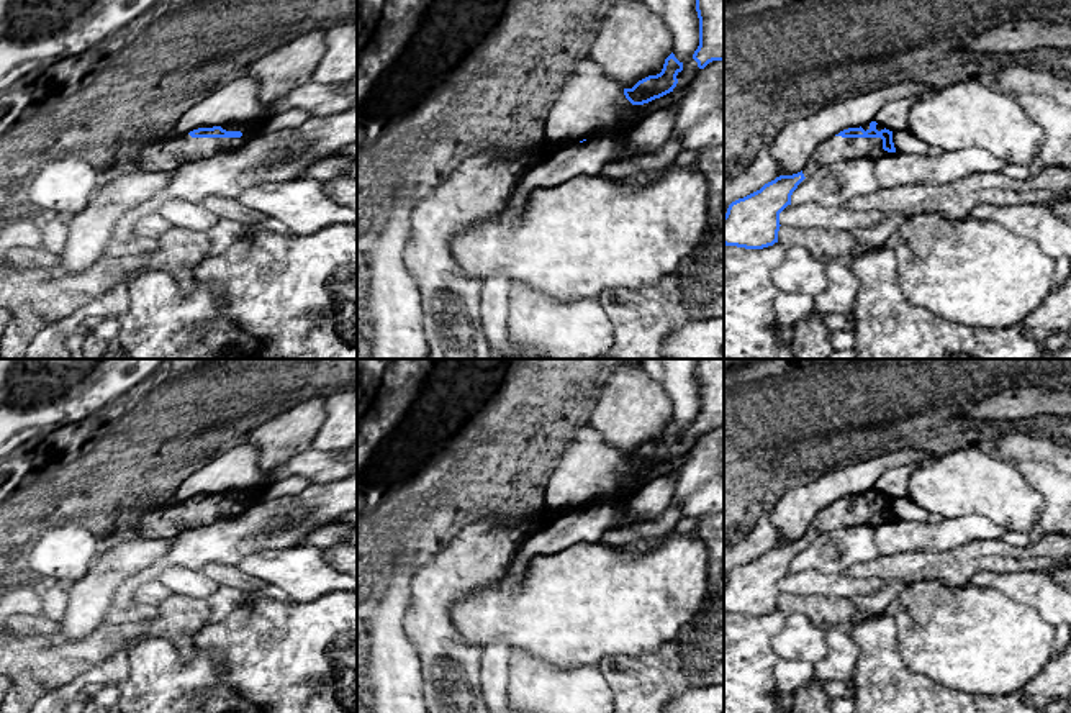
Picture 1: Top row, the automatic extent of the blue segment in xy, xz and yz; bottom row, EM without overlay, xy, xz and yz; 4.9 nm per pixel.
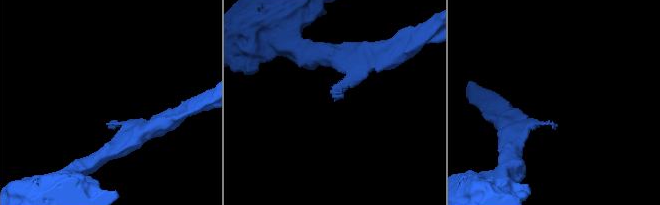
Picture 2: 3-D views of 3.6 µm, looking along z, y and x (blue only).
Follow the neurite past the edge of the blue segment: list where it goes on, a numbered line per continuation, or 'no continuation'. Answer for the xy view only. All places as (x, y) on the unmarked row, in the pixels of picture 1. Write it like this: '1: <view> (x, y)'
1: xy (172, 518)

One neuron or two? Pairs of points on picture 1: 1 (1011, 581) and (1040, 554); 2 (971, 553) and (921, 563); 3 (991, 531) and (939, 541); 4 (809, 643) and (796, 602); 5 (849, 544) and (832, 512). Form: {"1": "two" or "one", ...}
{"1": "two", "2": "one", "3": "one", "4": "two", "5": "two"}

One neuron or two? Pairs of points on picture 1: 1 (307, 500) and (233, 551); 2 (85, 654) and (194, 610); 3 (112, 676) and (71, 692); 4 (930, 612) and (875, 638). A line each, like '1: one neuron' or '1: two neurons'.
1: one neuron
2: one neuron
3: one neuron
4: two neurons

